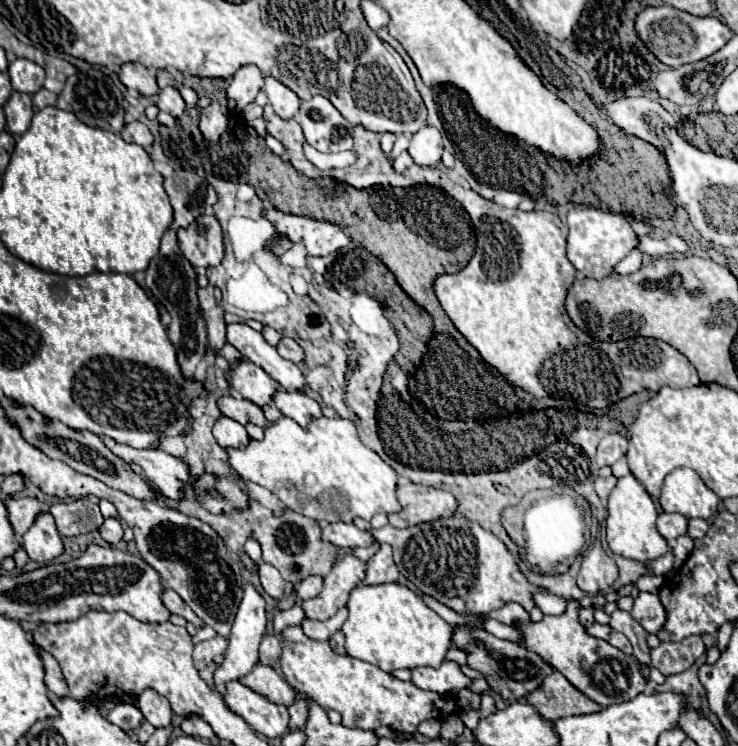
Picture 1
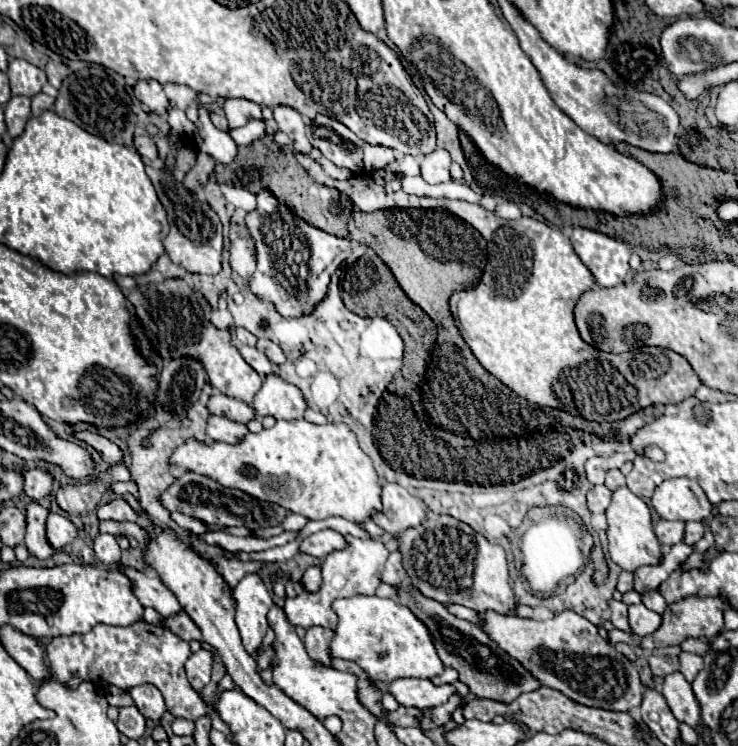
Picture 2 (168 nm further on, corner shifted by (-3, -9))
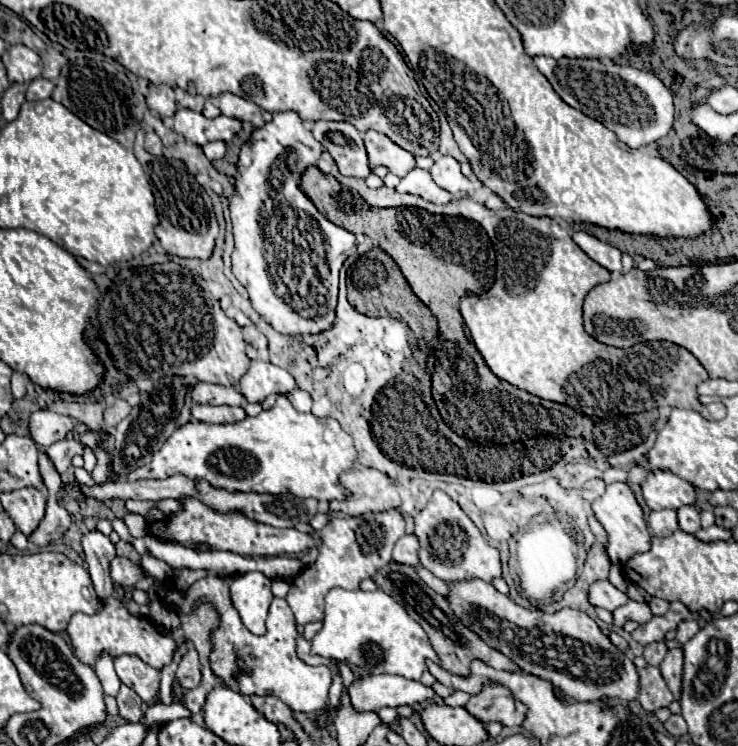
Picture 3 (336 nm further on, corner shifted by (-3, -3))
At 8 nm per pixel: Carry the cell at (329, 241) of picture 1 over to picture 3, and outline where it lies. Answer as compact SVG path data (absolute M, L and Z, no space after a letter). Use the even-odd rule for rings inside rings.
M278 112L274 120L264 124L260 130L252 132L250 140L242 144L236 164L236 184L230 196L230 218L234 226L234 242L236 248L232 252L232 272L238 282L248 290L250 302L254 310L280 334L284 336L306 336L320 334L334 326L336 318L336 298L338 298L338 272L344 260L356 252L356 236L328 218L324 218L312 200L300 188L300 176L306 168L314 166L322 154L322 144L314 140L312 132L306 128L296 112ZM268 270L278 270L278 280L288 284L288 276L282 272L296 270L292 276L292 284L296 280L296 288L290 286L288 300L278 296L276 292L276 276Z

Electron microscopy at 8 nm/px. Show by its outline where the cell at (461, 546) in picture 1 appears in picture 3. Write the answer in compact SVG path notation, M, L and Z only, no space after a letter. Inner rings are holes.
M436 490L426 508L416 516L416 536L420 536L420 564L444 582L480 578L490 582L502 576L500 554L480 534L476 524L462 512L462 508L442 490Z

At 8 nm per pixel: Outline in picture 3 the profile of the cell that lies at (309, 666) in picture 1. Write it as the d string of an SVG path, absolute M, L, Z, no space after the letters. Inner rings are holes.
M208 574L202 580L196 580L188 590L176 588L174 580L164 580L164 602L174 608L178 614L190 614L198 608L200 600L210 602L220 616L218 630L210 632L212 652L210 668L228 688L236 688L244 696L276 696L294 712L320 712L326 708L328 688L332 682L332 672L326 666L308 666L296 656L296 622L290 606L284 598L274 598L270 614L266 620L266 634L252 636L244 628L236 608L230 602L228 580Z

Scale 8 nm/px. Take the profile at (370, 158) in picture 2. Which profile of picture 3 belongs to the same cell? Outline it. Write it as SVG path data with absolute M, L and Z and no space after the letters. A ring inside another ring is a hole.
M368 130L362 134L362 138L370 166L386 166L398 178L404 178L416 166L416 158L398 144L394 144L388 136Z

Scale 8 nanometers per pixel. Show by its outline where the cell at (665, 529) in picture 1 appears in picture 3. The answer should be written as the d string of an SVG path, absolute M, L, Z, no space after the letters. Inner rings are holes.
M658 510L650 512L648 526L652 528L654 536L670 536L674 530L678 530L676 510Z

